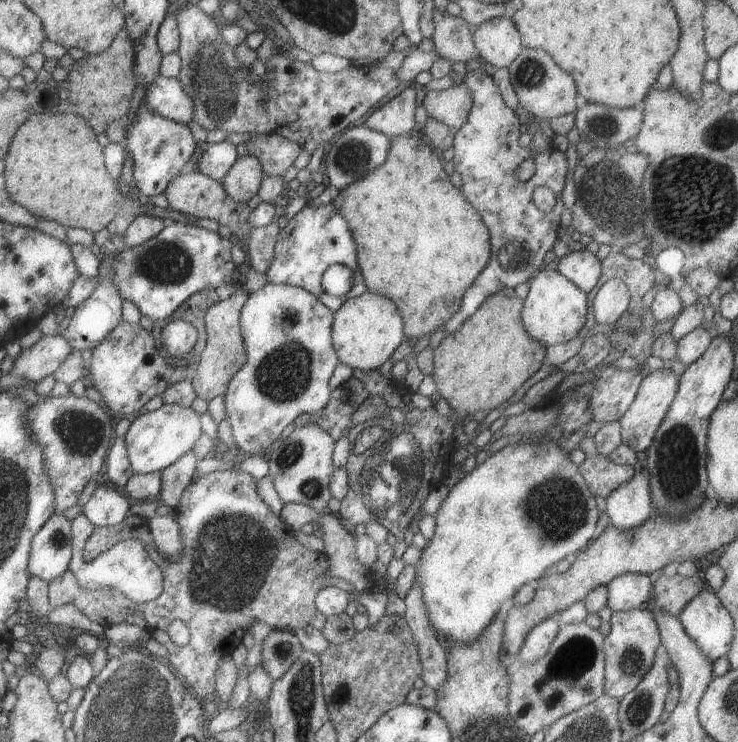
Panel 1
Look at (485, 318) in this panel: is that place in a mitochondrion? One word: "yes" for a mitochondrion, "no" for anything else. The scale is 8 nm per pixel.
no

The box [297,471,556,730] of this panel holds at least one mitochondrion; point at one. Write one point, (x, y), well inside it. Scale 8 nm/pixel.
(339, 694)

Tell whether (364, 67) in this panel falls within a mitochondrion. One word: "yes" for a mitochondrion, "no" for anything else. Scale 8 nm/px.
no

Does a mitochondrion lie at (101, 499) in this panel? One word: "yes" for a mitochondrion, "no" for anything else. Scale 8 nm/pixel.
no

